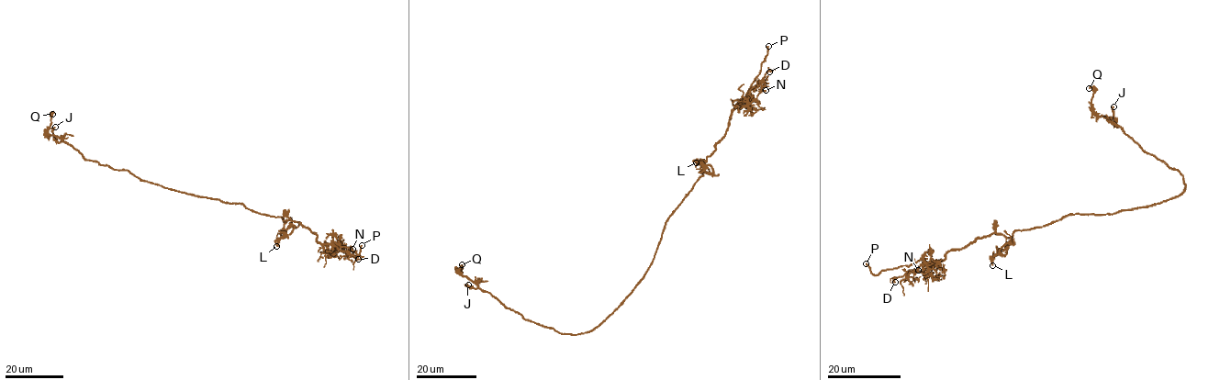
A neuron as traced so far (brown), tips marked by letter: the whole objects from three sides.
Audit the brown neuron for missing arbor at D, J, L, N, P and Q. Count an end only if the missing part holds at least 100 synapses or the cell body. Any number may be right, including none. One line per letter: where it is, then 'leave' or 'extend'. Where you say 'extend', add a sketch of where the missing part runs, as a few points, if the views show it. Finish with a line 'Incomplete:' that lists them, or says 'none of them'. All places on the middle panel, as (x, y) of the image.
D: at (769, 72); leave
J: at (468, 284); leave
L: at (696, 162); leave
N: at (766, 90); leave
P: at (768, 46); extend
Q: at (462, 264); leave
Incomplete: P

